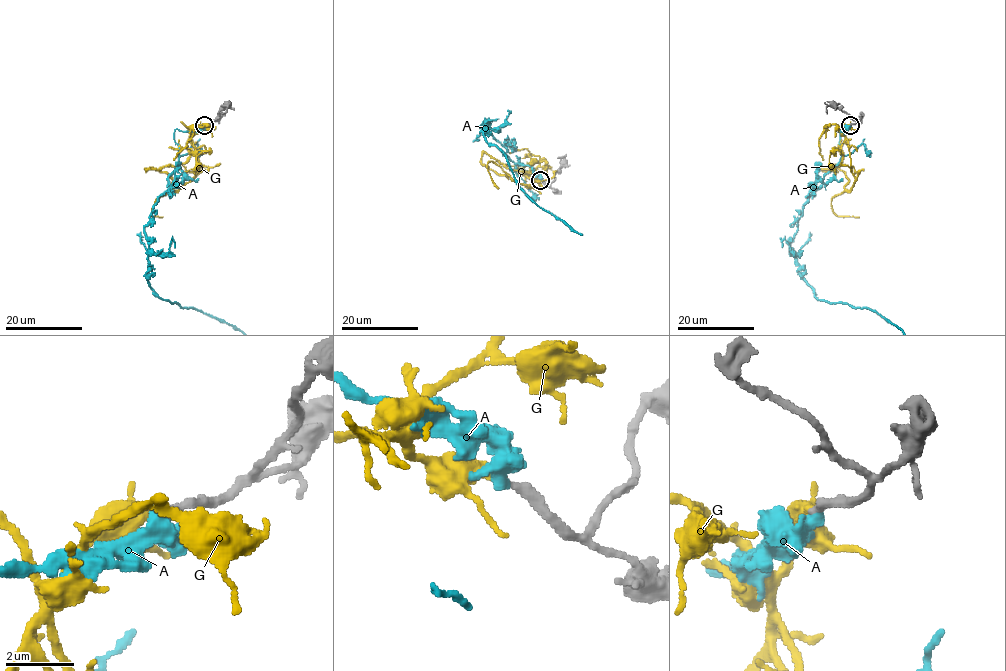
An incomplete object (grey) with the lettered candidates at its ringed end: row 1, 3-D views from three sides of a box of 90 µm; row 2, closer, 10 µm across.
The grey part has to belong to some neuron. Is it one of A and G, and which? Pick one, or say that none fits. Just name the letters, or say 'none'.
G

